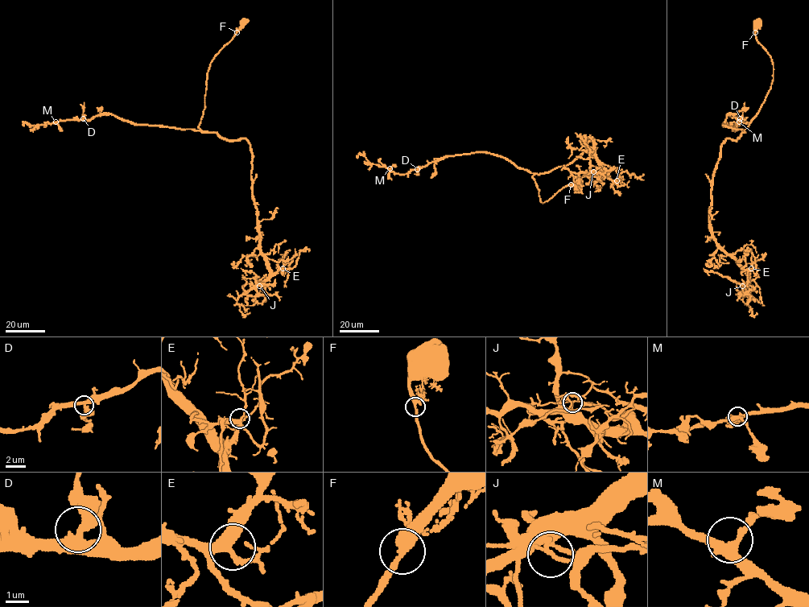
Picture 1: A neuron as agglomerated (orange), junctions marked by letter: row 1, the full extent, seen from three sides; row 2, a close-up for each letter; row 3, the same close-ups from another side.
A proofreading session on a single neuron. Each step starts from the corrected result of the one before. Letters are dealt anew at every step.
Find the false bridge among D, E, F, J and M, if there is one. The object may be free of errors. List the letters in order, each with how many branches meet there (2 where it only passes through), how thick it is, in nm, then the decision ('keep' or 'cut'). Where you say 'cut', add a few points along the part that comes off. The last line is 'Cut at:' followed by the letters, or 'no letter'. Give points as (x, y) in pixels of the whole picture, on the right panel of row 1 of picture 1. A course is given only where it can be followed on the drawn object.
D: 3 branches meet; 320 nm thick; keep
E: 3 branches meet; 320 nm thick; keep
F: 3 branches meet; 320 nm thick; keep
J: 3 branches meet; 170 nm thick; cut; foreign part runs (742, 286), (744, 296), (747, 296), (752, 287), (749, 283), (749, 274)
M: 3 branches meet; 320 nm thick; keep
Cut at: J

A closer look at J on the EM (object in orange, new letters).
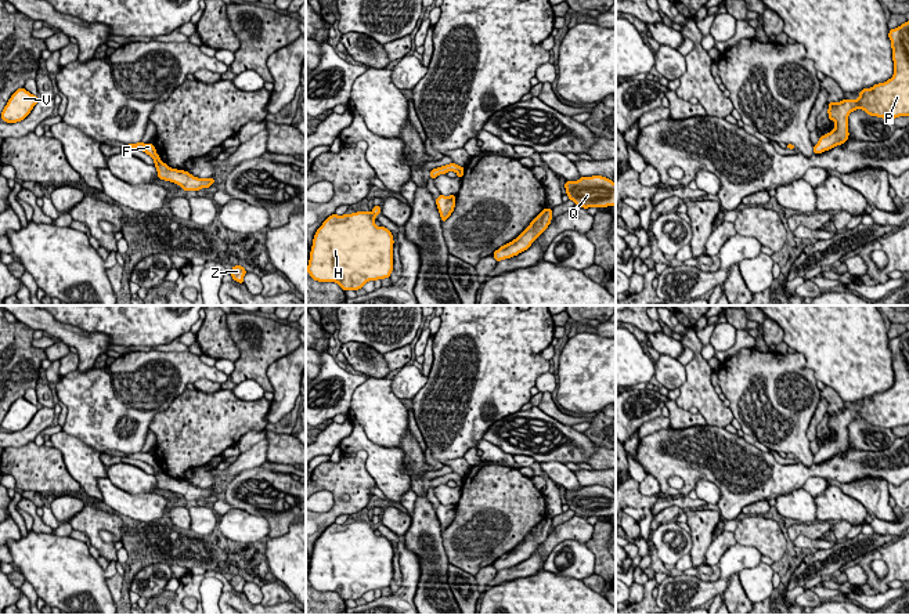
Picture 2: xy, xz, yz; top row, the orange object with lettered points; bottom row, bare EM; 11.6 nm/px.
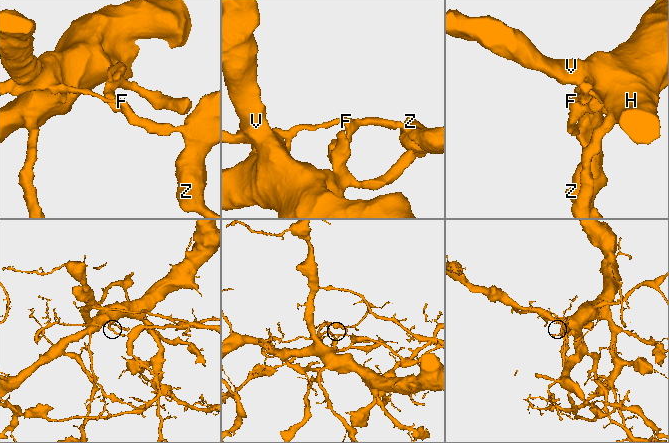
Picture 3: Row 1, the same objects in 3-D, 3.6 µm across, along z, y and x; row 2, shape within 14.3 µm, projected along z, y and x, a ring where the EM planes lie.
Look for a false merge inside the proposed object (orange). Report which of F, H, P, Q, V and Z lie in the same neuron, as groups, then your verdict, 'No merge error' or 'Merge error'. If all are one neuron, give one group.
Groups: F Q Z / H P V. Merge error

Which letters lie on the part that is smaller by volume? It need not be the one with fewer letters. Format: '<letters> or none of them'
F, Q, Z

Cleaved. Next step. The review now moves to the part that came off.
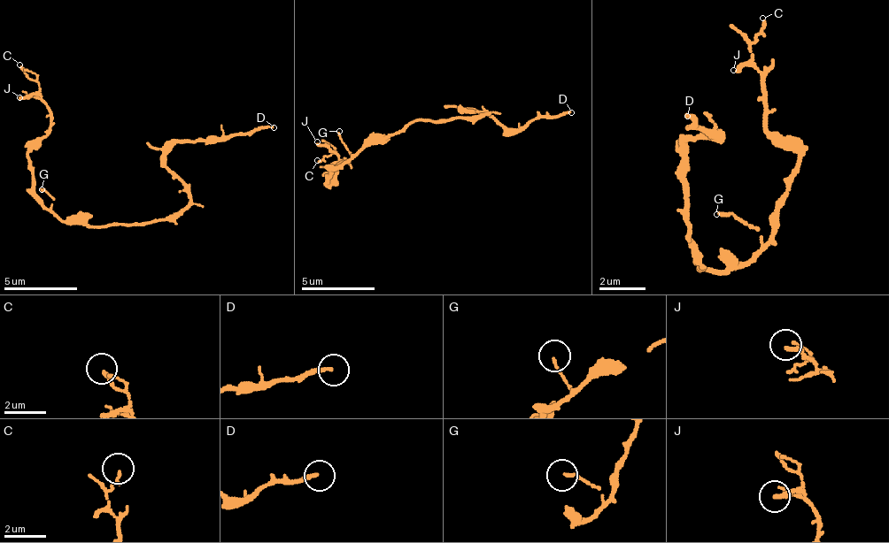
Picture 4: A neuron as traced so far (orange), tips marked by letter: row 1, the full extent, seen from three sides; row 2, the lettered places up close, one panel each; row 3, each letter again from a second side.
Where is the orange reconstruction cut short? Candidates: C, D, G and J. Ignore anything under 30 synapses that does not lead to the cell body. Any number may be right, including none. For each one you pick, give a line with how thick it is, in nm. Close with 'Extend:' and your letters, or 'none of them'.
D: Thickness 170 nm
Extend: D

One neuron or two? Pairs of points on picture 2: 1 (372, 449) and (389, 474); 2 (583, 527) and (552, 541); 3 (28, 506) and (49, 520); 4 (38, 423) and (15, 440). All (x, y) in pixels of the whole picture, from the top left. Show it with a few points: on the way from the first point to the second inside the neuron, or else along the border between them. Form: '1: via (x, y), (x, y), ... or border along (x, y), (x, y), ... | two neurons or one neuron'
1: via (377, 455), (386, 469) | one neuron
2: via (576, 528), (559, 534) | one neuron
3: border along (40, 517), (53, 530) | two neurons
4: via (32, 429), (21, 438) | one neuron

